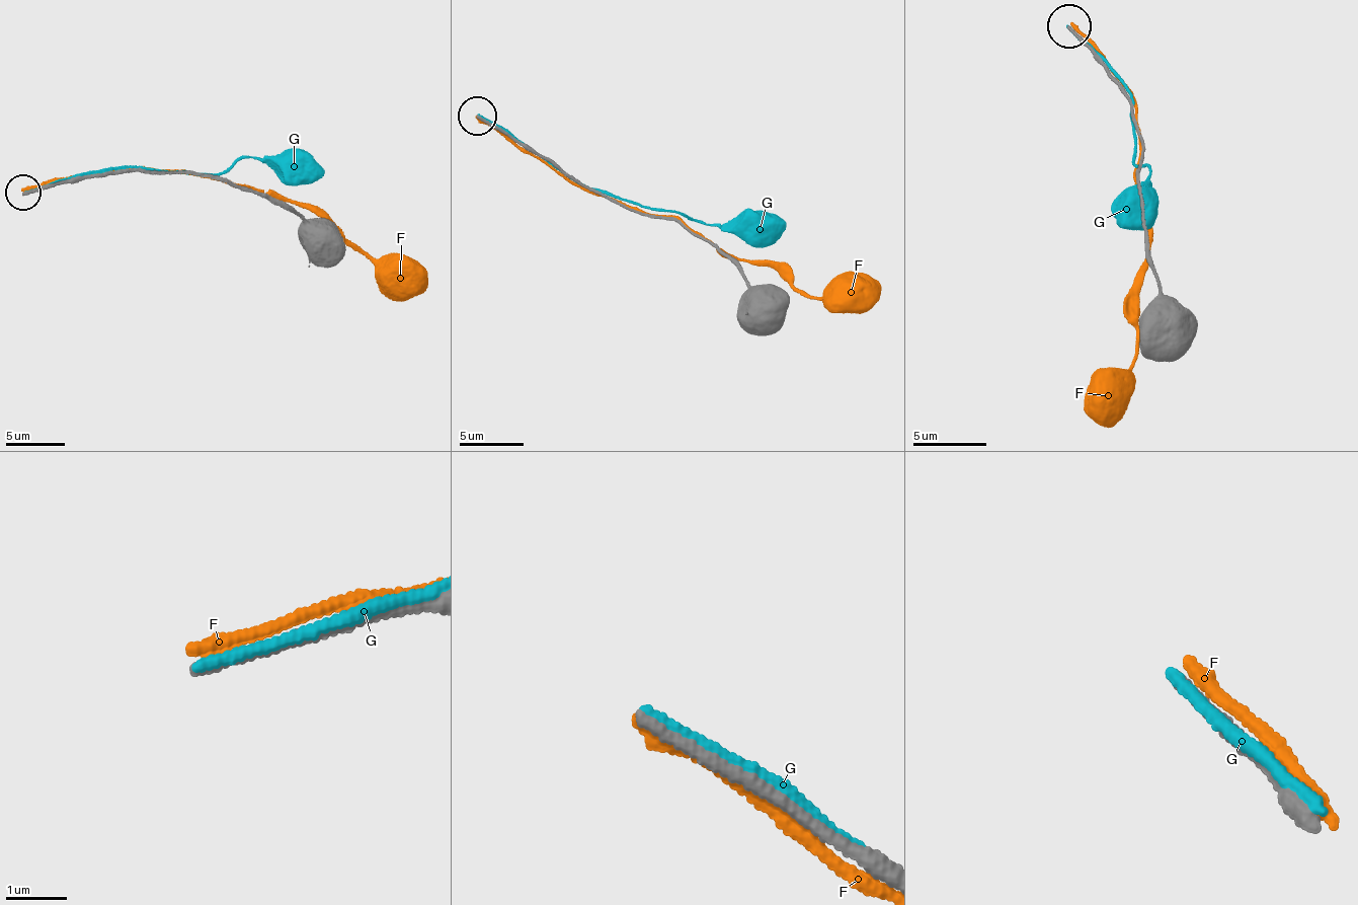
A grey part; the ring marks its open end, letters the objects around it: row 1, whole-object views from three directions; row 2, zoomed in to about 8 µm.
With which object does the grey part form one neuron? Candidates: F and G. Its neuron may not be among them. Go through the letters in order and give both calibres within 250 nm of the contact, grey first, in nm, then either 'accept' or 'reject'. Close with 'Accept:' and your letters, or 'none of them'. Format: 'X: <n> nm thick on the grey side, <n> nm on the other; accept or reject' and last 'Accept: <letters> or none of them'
F: 200 nm thick on the grey side, 190 nm on the other; reject
G: 200 nm thick on the grey side, 180 nm on the other; reject
Accept: none of them

